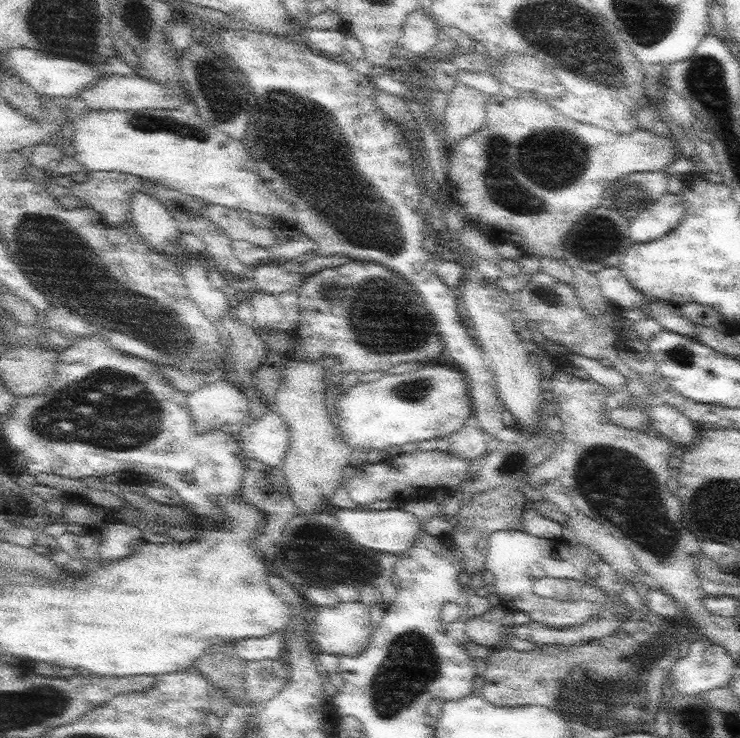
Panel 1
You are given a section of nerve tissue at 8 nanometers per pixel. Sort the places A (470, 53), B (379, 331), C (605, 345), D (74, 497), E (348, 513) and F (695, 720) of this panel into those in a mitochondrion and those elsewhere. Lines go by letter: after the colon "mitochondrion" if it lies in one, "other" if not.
A: other
B: mitochondrion
C: other
D: other
E: other
F: mitochondrion

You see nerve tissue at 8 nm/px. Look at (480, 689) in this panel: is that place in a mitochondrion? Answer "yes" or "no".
no

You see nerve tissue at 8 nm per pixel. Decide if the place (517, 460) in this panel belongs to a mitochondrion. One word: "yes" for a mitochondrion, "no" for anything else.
yes

